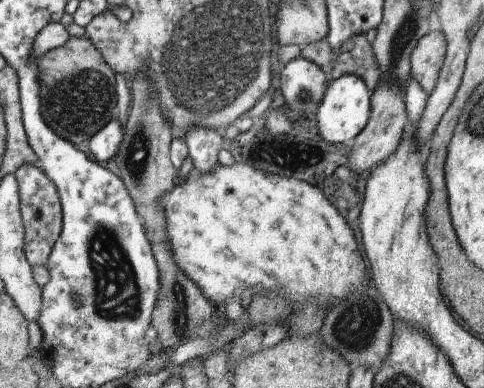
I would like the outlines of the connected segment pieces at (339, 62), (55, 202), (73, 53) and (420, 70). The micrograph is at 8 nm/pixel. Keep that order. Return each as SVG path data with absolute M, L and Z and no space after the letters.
M357 34L345 40L339 46L337 56L332 57L332 63L324 69L324 72L328 73L331 79L336 79L343 74L361 76L365 86L372 92L378 83L379 68L365 34Z
M23 164L14 172L19 197L19 218L23 226L23 254L33 266L45 266L51 248L59 236L62 225L62 210L59 196L46 174L34 164Z
M71 36L60 47L48 50L37 61L39 68L39 110L49 130L69 141L73 146L87 142L100 127L116 118L114 72L86 36Z
M439 30L424 34L413 47L409 56L409 68L413 82L431 94L437 75L445 58L447 42Z

